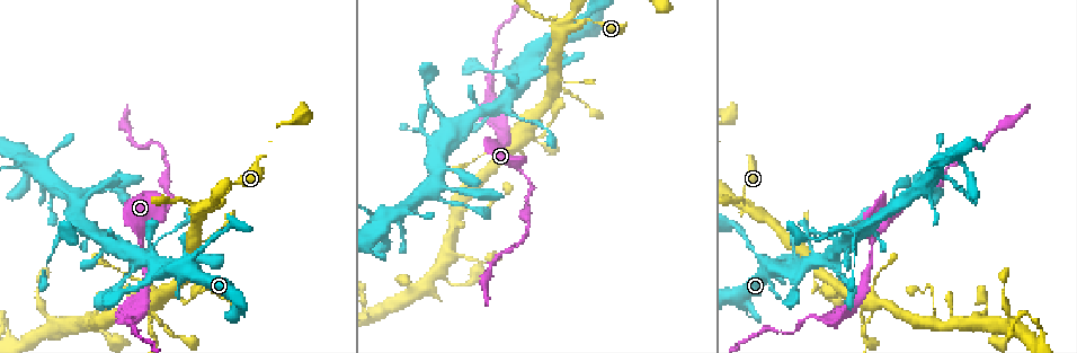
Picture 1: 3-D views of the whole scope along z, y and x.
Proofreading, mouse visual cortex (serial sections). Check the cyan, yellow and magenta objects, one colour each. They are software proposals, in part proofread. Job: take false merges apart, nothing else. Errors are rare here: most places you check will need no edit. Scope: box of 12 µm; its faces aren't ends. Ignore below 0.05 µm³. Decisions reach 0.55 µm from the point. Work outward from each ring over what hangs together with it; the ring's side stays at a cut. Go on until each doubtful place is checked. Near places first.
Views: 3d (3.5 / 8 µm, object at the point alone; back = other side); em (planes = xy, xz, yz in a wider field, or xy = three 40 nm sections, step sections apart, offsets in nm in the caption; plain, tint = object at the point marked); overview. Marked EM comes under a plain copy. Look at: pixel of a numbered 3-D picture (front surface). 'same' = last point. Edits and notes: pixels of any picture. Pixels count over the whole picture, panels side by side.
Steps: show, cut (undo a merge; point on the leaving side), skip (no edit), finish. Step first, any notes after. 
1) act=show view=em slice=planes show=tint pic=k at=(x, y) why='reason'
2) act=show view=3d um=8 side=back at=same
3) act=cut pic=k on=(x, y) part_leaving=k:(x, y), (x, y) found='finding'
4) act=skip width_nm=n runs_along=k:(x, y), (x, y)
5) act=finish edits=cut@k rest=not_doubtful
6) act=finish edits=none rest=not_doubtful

act=show view=3d um=8 pic=1 at=(900, 212) why='abrupt turn'

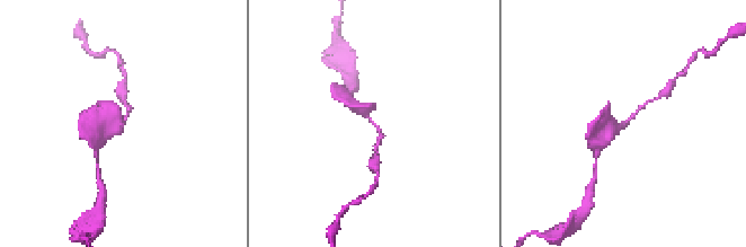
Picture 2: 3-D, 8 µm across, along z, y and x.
act=show view=em slice=xy step=2 show=tint pic=2 at=(627, 125) why='need the tissue'

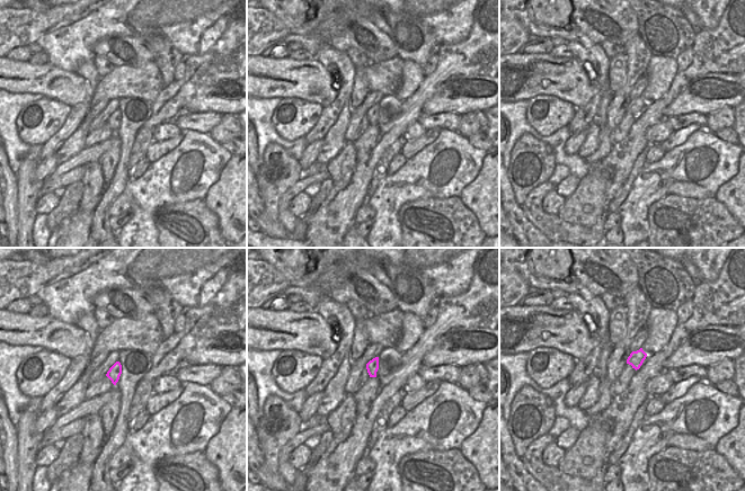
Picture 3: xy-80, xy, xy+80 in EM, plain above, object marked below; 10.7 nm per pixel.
act=skip runs_along=2:(352, 104), (378, 128), (380, 144) found='continuous, no second cell'

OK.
act=show view=3d um=8 pic=1 at=(157, 143) why='sharp bend'

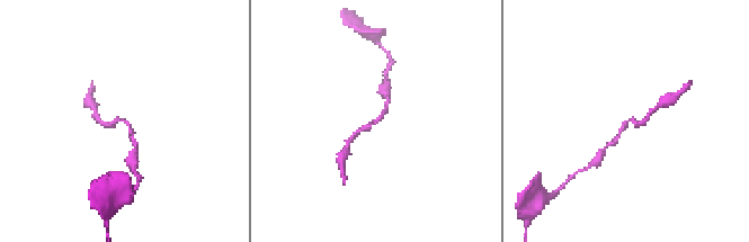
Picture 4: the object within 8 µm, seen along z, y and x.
act=show view=em slice=xy step=2 show=tint pic=4 at=(631, 121) arm_widths_nm=150,200 why='now the EM'

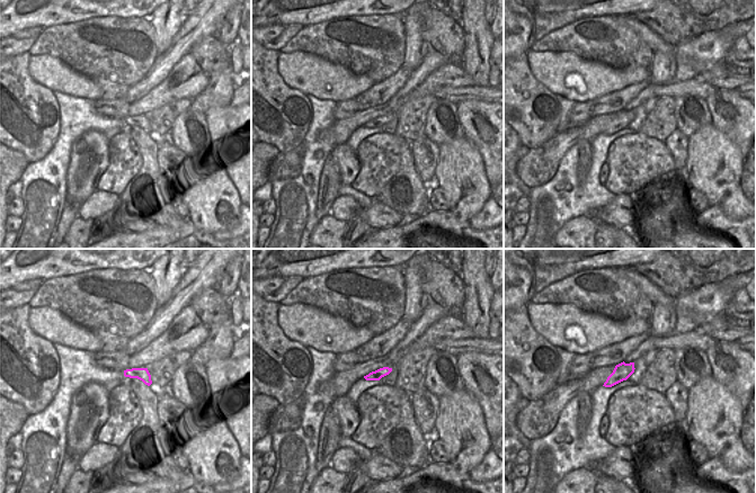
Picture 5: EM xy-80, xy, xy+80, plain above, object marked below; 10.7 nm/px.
act=skip found='all the same cell'

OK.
act=show view=3d um=3.5 pic=1 at=(751, 206) why='looks like a crossing'

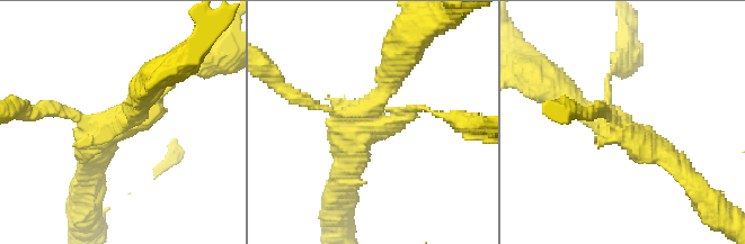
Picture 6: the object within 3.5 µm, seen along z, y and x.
act=show view=em slice=xy step=1 show=tint pic=6 at=(629, 127)

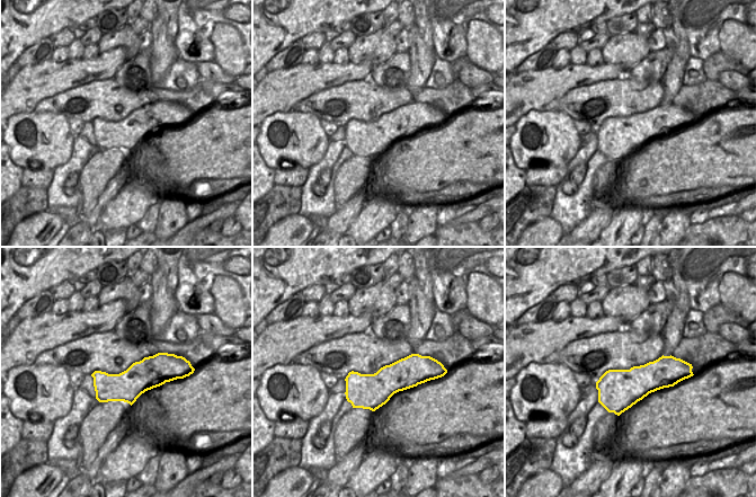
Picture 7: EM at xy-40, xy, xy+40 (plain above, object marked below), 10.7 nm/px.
act=skip runs_along=6:(167, 86), (90, 165) found='continuous, no second cell'

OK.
act=show view=3d um=3.5 pic=1 at=(805, 316) why='sudden change in width'

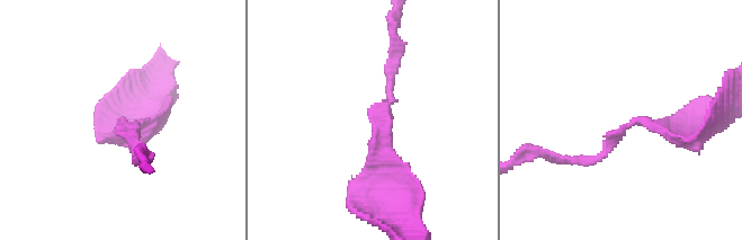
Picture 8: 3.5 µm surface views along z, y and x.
act=skip runs_along=8:(690, 138), (633, 120), (601, 154), (570, 161) found='all the same cell'

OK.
act=finish edits=none rest=not_doubtful

